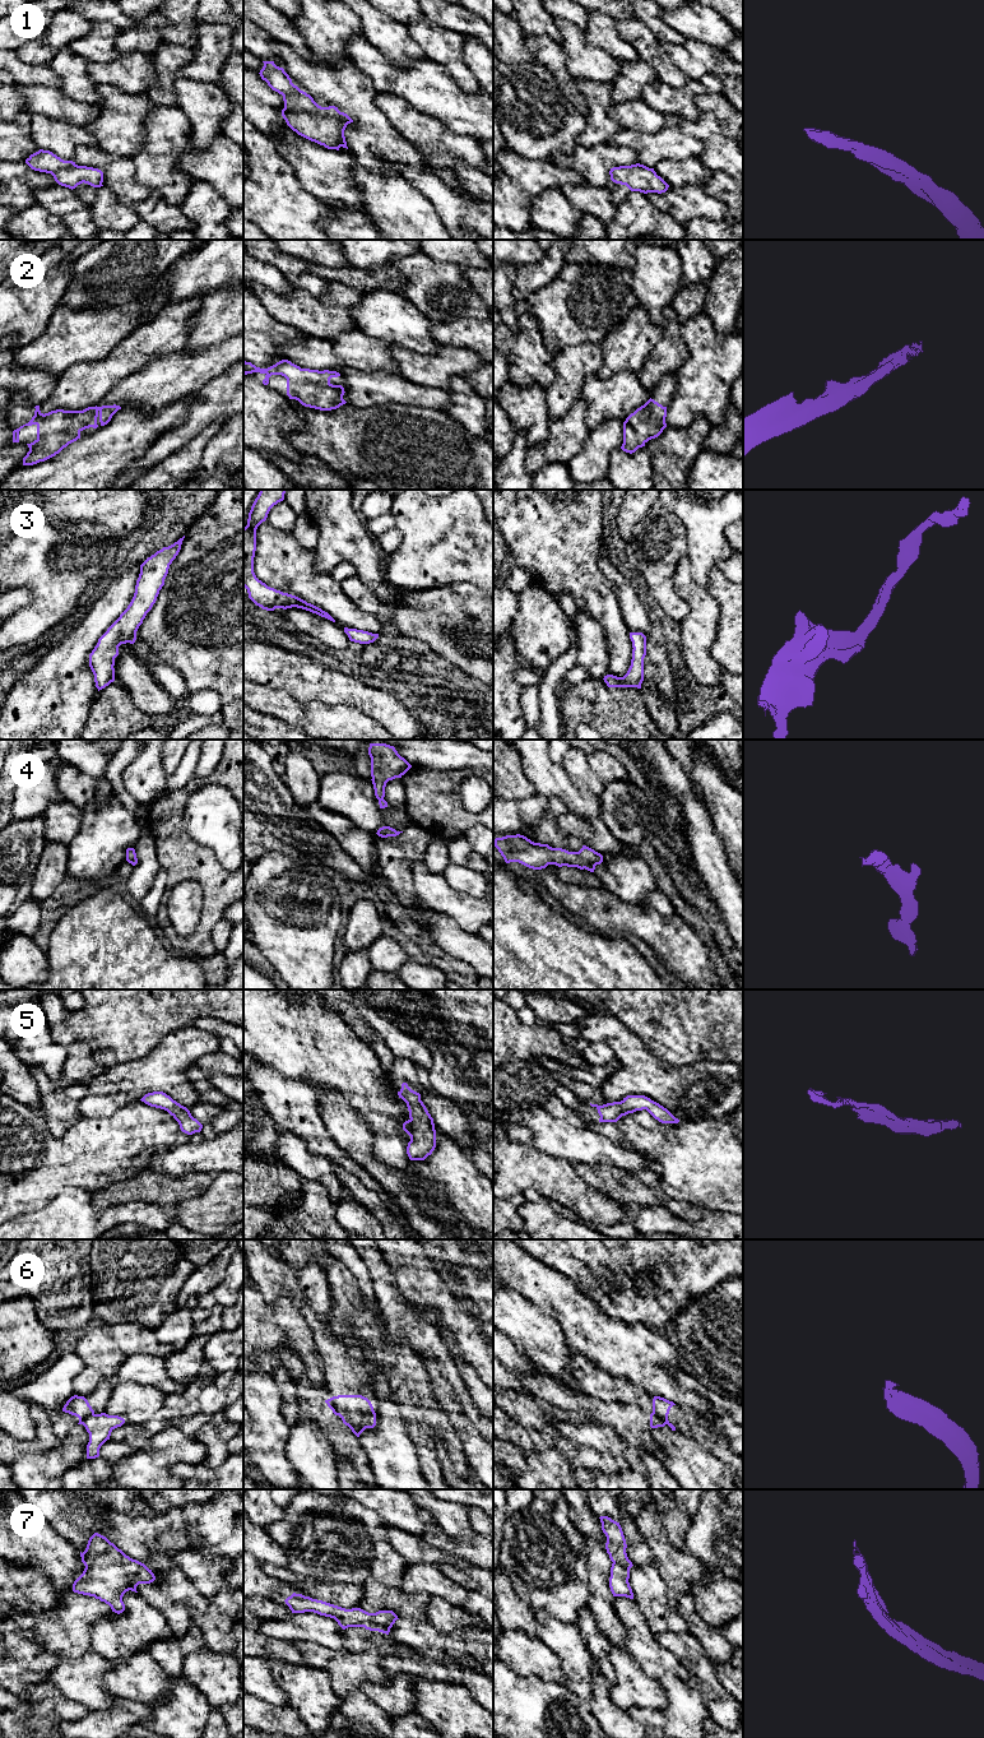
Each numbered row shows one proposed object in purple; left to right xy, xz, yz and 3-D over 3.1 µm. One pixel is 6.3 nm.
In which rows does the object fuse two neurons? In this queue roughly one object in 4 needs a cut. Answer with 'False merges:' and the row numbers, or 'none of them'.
False merges: 6

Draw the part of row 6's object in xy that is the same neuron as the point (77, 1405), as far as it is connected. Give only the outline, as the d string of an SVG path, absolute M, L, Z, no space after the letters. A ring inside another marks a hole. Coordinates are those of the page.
M74 1395L71 1396L62 1408L62 1412L69 1413L79 1418L79 1423L94 1414L94 1410L89 1405L88 1400L84 1396Z

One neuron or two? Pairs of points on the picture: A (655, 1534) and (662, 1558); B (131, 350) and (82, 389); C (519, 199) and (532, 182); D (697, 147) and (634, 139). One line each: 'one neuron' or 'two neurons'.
A: one neuron
B: one neuron
C: two neurons
D: one neuron

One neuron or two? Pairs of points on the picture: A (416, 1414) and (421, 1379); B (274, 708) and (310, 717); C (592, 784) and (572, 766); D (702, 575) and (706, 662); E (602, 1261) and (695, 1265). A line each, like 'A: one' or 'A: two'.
A: one
B: one
C: one
D: two
E: one

